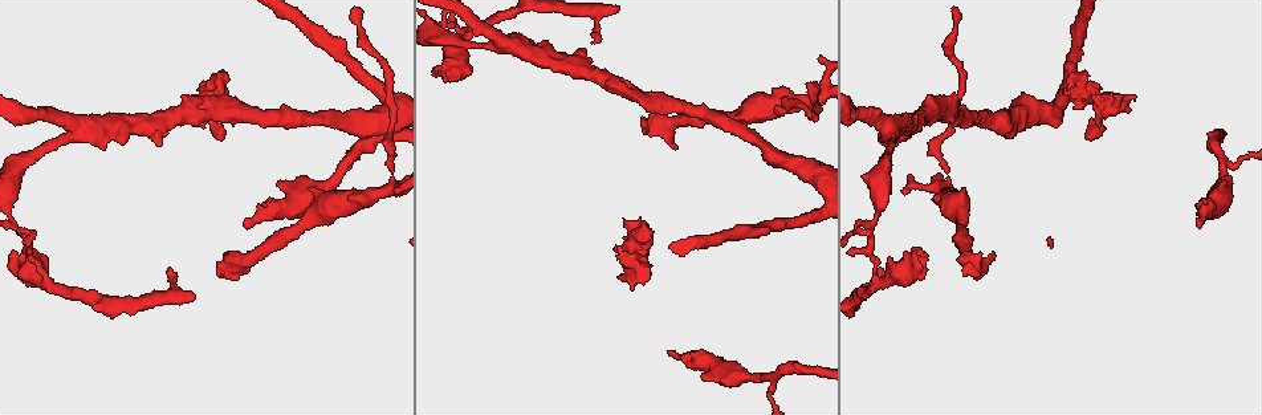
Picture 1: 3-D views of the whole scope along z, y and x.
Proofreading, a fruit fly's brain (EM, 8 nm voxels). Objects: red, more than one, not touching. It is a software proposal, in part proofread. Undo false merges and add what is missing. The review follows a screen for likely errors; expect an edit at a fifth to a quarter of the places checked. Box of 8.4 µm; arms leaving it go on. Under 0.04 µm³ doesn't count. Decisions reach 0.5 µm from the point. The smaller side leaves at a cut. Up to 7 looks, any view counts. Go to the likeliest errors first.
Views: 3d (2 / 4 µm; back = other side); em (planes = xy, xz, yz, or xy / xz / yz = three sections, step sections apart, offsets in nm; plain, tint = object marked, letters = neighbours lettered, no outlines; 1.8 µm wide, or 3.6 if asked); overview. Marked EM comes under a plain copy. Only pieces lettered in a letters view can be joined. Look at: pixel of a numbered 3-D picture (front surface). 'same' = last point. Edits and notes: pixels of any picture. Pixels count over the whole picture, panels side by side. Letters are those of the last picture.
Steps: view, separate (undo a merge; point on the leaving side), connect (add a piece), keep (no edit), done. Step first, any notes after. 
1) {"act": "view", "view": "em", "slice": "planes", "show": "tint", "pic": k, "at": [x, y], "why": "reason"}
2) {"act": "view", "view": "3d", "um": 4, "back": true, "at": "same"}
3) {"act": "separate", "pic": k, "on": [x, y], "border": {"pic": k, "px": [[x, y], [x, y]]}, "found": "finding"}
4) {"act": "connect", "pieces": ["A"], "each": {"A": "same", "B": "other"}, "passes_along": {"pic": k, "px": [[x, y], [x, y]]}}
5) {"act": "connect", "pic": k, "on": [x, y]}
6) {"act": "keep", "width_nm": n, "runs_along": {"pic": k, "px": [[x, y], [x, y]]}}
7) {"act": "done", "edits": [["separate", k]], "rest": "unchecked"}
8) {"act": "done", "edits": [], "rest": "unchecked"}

{"act": "view", "view": "em", "slice": "xz", "step": 4, "show": "tint", "pic": 1, "at": [1197, 226], "why": "thick end"}

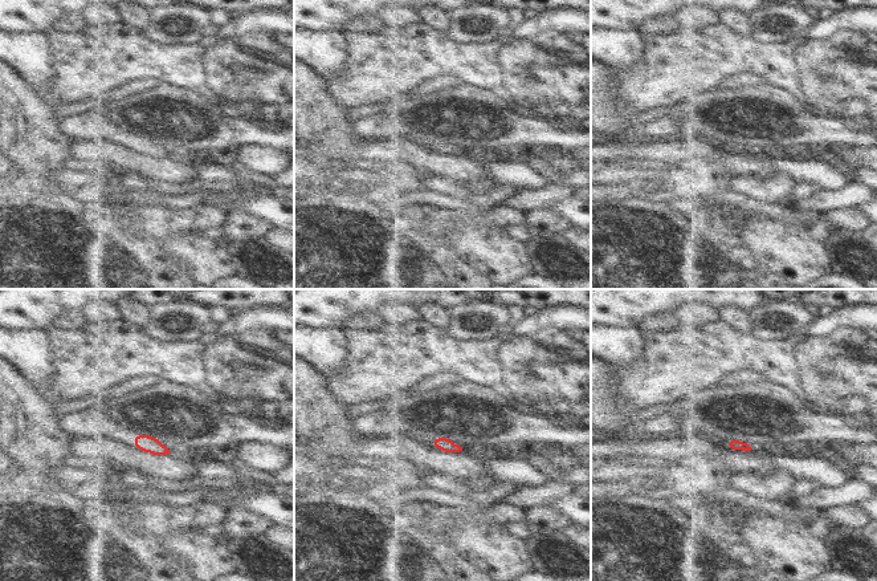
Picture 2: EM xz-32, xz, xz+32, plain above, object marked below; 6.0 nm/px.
{"act": "view", "view": "em", "slice": "xy", "step": 8, "show": "letters", "at": "same", "why": "another direction"}

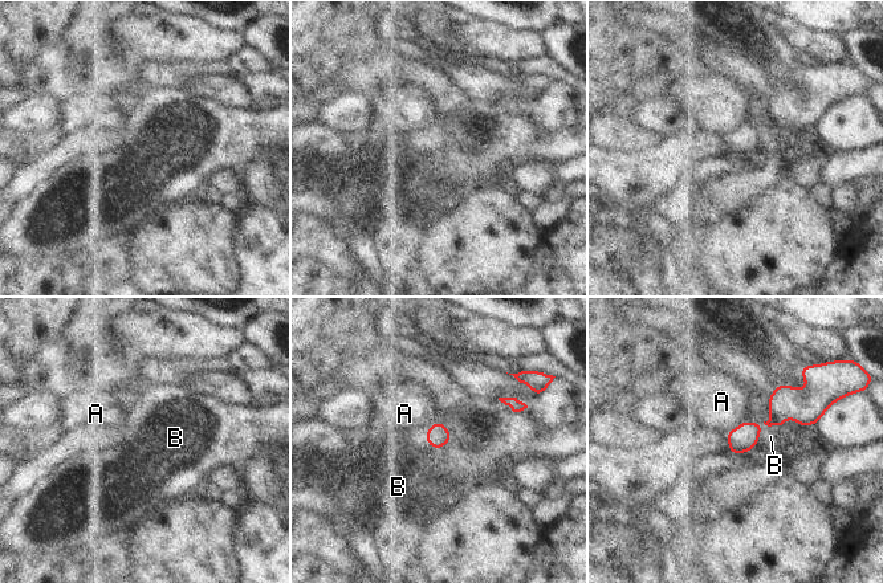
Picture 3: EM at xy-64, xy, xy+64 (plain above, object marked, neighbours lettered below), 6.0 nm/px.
{"act": "keep", "each": {"A": "other", "B": "other"}, "runs_along": {"pic": 3, "px": [[809, 416], [780, 414], [732, 451]]}, "found": "none of them fits"}

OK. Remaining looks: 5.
{"act": "view", "view": "3d", "um": 4, "pic": 1, "at": [216, 270]}

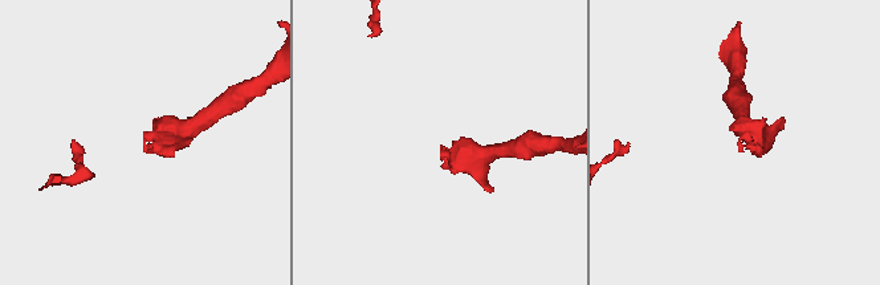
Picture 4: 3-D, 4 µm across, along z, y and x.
{"act": "view", "view": "em", "slice": "xz", "step": 16, "show": "letters", "pic": 4, "at": [738, 143], "why": "shape alone is not enough"}

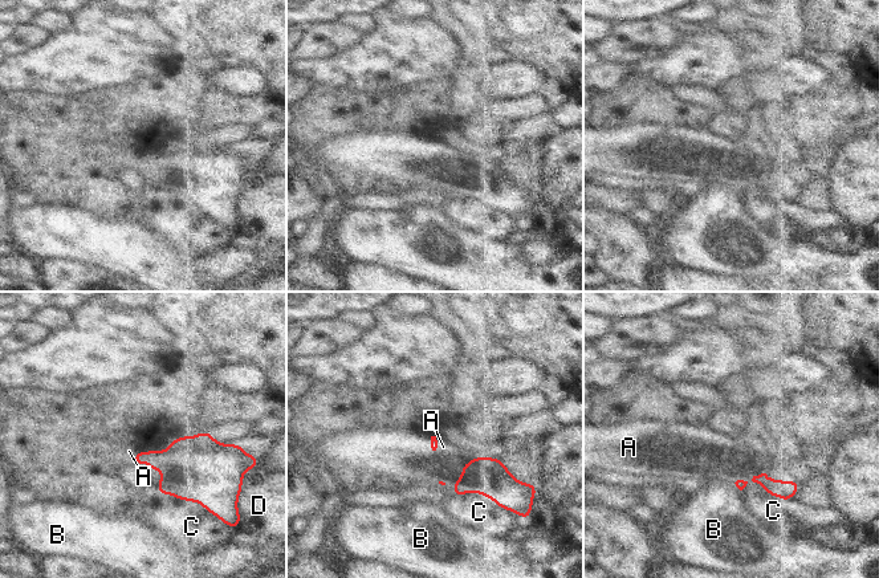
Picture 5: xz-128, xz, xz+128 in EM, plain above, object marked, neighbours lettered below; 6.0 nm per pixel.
{"act": "view", "view": "em", "slice": "planes", "show": "letters", "at": "same"}

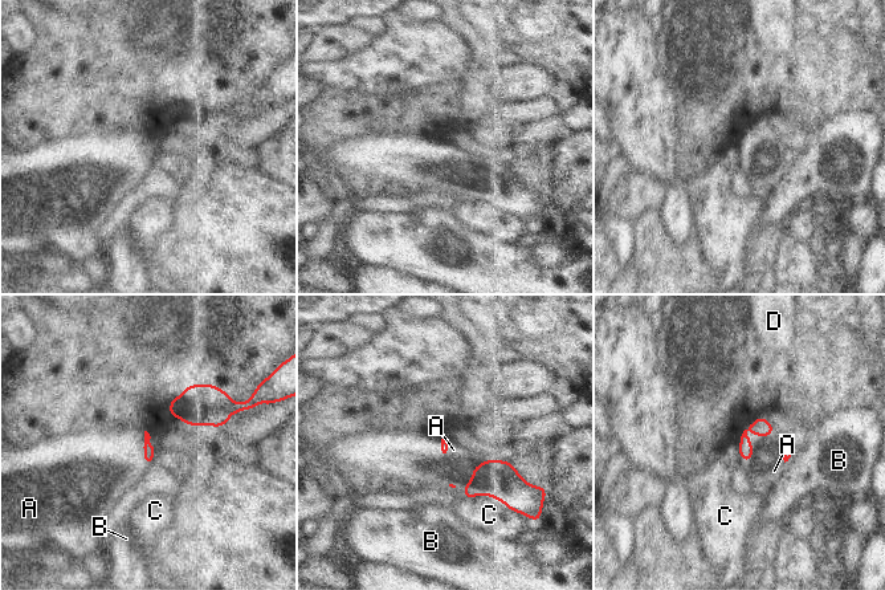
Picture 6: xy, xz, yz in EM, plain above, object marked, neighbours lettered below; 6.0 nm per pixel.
{"act": "connect", "pieces": ["A"], "each": {"A": "same", "B": "other", "C": "other", "D": "other"}, "passes_along": {"pic": 6, "px": [[149, 450], [145, 455], [107, 451]]}, "found": "the cell continues"}

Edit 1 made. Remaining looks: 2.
{"act": "done", "edits": [["connect", 6]], "rest": "unchecked"}

